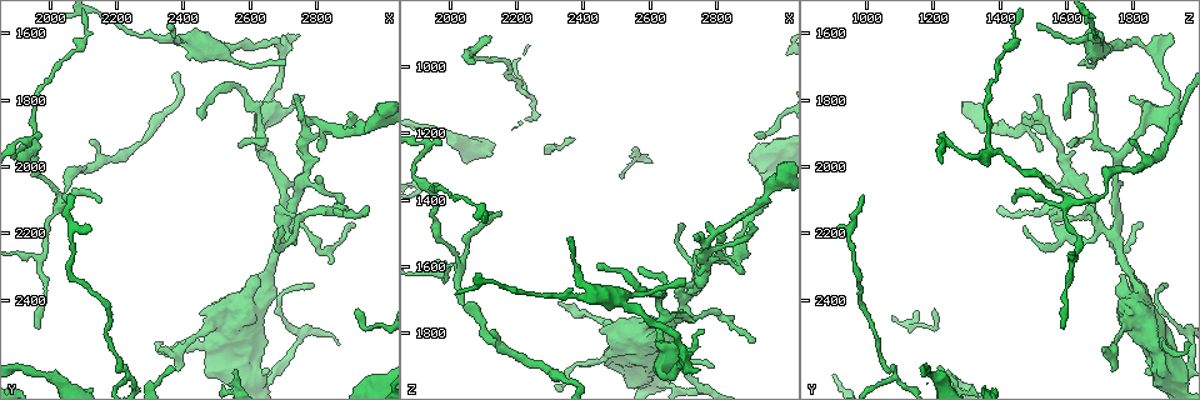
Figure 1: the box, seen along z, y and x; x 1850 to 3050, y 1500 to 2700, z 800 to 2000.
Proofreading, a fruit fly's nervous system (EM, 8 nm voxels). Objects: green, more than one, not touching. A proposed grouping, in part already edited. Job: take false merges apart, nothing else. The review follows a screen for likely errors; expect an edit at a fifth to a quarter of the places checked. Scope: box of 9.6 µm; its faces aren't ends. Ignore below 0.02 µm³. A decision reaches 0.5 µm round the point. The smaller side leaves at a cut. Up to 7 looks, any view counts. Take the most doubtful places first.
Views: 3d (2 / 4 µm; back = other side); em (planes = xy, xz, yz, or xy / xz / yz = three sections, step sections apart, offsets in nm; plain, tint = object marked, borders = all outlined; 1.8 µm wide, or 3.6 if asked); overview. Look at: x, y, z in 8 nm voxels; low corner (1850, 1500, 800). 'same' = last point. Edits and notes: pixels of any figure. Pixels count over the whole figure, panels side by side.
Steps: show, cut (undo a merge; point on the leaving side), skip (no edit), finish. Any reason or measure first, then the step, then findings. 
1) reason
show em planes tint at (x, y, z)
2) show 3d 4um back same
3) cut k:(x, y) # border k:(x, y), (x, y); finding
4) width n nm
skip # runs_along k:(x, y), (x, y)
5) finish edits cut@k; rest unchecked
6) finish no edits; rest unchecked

sudden change in width
show em planes tint at (2690, 2200, 1740)

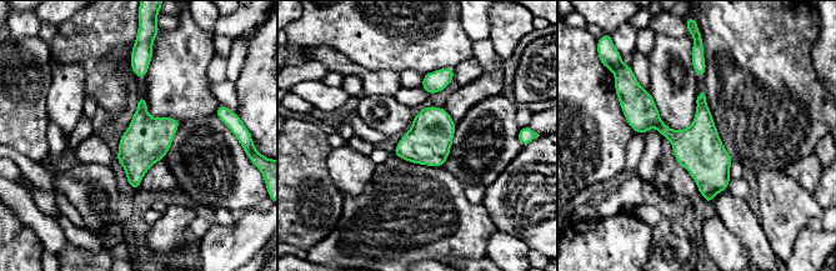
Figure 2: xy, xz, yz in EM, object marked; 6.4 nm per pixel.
skip # runs_along 2:(627, 114), (654, 119), (725, 185); all the same cell

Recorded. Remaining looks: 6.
touches itself
show em 3.6um yz step 4 tint at (2860, 2080, 1600)

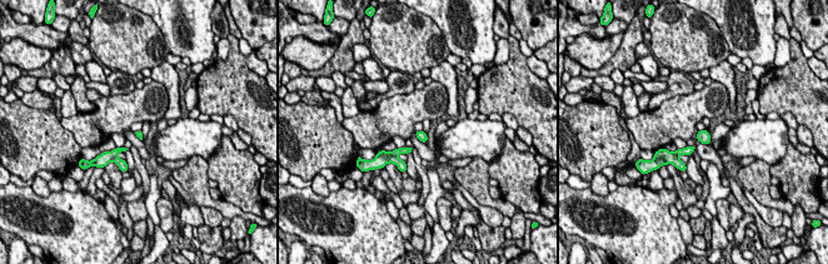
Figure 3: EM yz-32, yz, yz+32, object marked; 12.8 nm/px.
cut it another way
show em 3.6um planes borders same

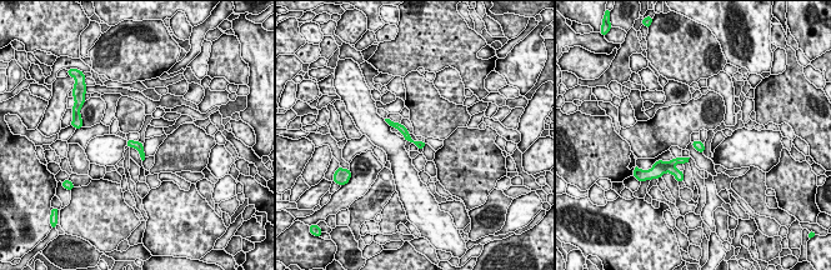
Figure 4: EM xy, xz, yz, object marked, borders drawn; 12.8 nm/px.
skip # runs_along 4:(388, 120), (422, 145); continuous, no second cell

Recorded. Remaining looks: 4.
arms part here
show 3d 2um back at (1950, 1960, 1390)

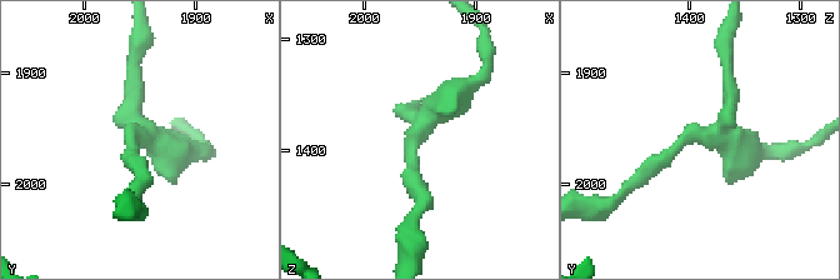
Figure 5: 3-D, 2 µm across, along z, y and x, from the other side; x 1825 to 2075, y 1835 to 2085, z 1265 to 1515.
arms 3
show em 3.6um planes tint at (1954, 1960, 1390)

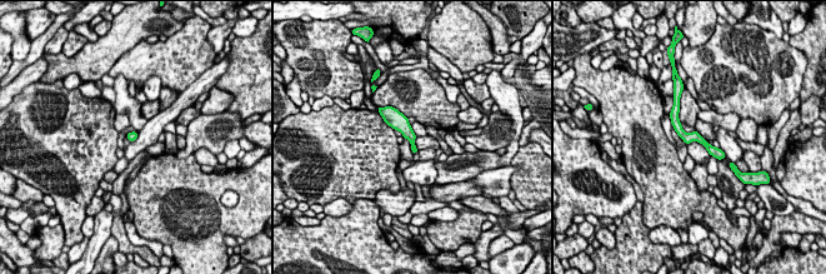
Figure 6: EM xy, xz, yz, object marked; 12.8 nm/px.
skip # runs_along 6:(675, 109), (686, 136), (722, 155); one cell here

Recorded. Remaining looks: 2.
finish no edits; rest unchecked

